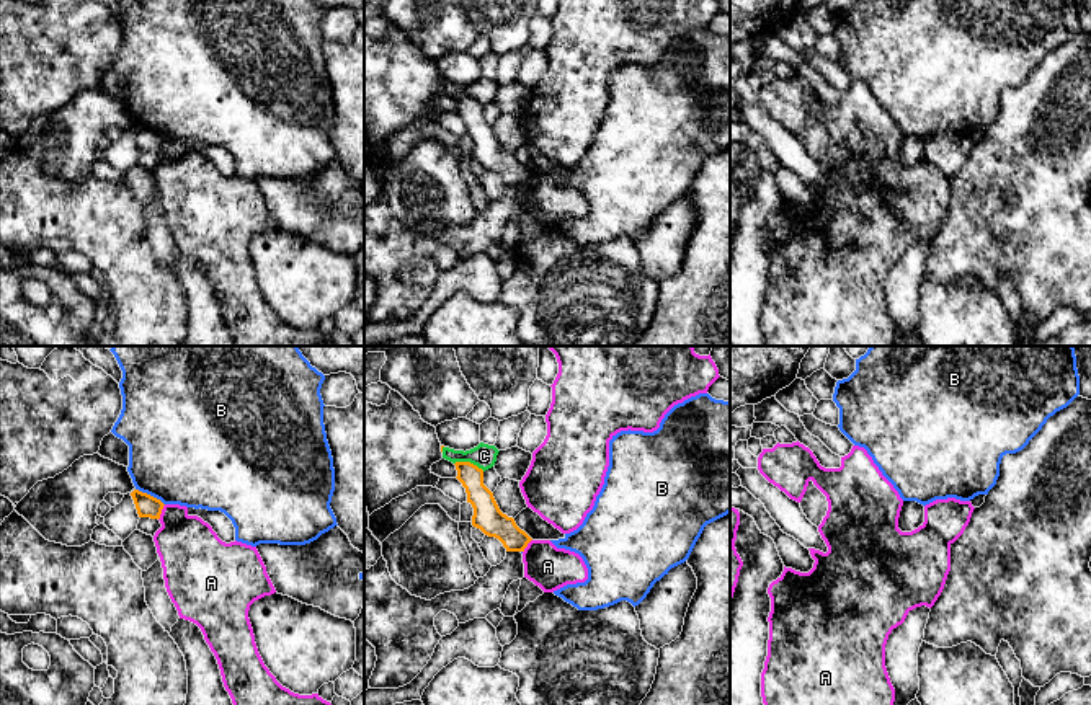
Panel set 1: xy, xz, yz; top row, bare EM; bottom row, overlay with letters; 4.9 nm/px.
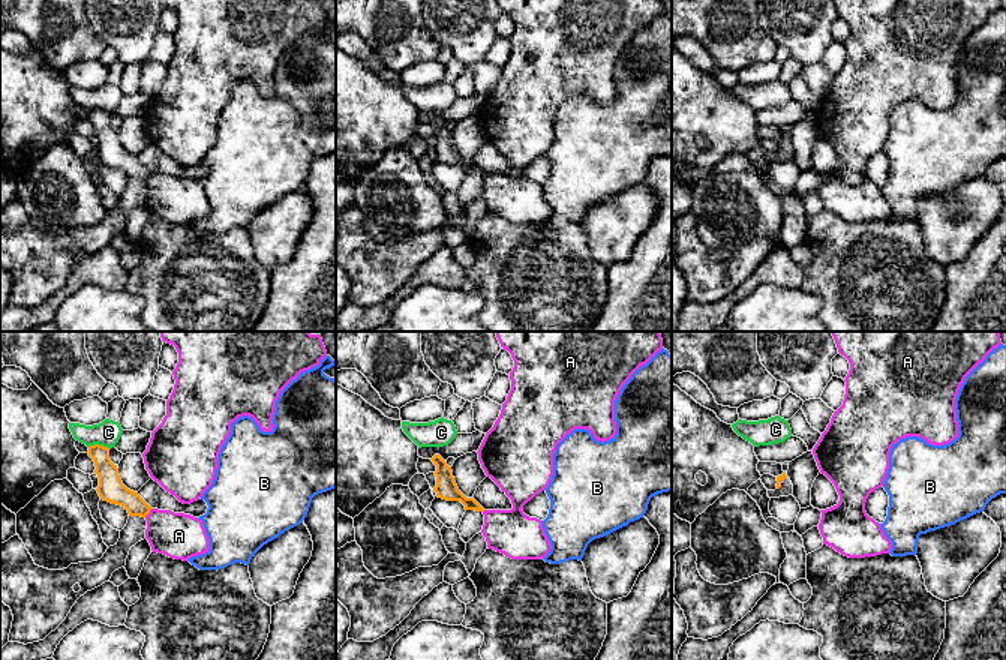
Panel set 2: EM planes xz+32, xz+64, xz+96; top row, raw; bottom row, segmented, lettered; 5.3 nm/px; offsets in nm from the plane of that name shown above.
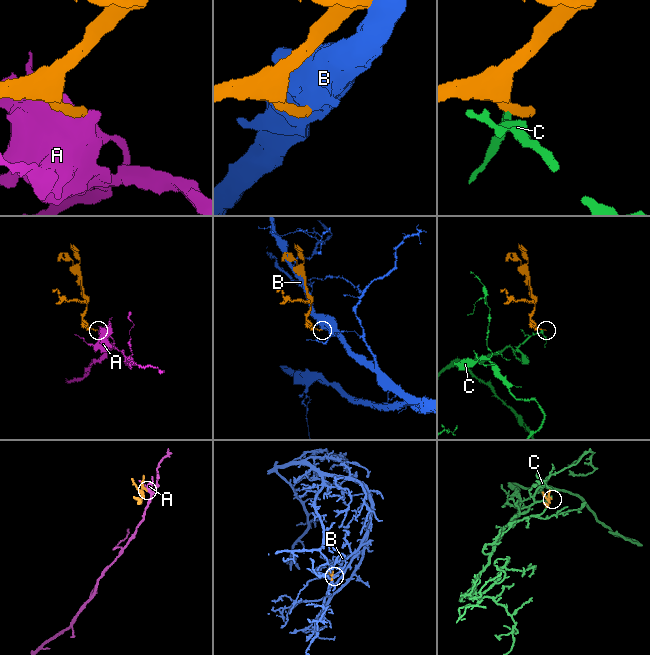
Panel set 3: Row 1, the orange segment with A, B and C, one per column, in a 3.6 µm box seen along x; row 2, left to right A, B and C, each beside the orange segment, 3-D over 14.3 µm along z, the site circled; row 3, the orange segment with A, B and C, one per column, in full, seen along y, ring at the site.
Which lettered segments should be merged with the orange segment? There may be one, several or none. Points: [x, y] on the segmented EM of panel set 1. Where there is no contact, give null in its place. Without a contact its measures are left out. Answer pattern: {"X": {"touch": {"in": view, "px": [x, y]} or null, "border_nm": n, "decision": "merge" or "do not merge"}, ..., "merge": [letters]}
{"A": {"touch": {"in": "xy", "px": [160, 513]}, "border_nm": 90, "decision": "do not merge"}, "B": {"touch": {"in": "xy", "px": [149, 495]}, "border_nm": 170, "decision": "do not merge"}, "C": {"touch": {"in": "xz", "px": [469, 462]}, "border_nm": 160, "decision": "do not merge"}, "merge": []}

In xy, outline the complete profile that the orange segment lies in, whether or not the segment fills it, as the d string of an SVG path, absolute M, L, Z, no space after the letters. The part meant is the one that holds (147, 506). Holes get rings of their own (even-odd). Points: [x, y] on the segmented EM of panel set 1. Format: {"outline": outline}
{"outline": "M134 490L131 493L139 517L150 517L150 519L160 519L163 503L147 493L142 493L139 490Z"}

